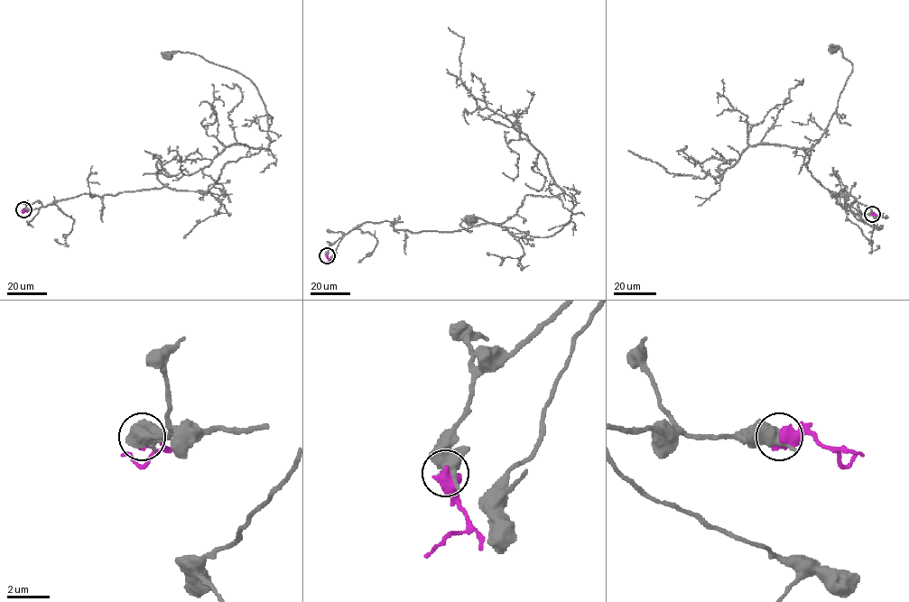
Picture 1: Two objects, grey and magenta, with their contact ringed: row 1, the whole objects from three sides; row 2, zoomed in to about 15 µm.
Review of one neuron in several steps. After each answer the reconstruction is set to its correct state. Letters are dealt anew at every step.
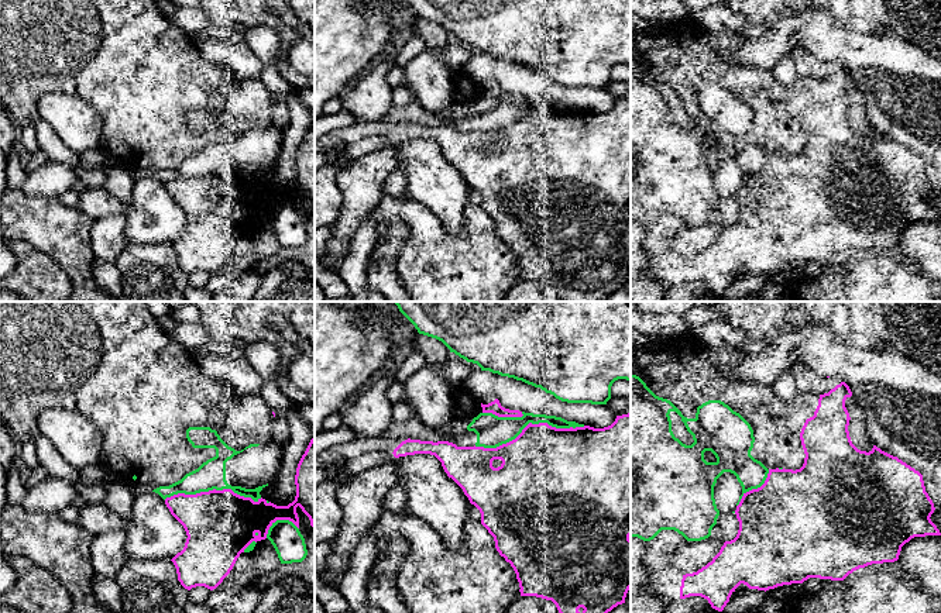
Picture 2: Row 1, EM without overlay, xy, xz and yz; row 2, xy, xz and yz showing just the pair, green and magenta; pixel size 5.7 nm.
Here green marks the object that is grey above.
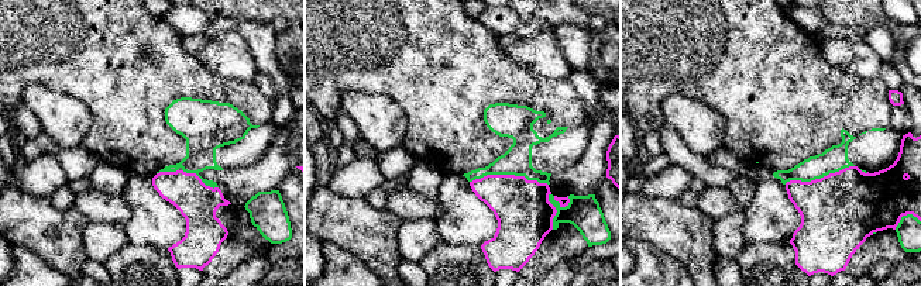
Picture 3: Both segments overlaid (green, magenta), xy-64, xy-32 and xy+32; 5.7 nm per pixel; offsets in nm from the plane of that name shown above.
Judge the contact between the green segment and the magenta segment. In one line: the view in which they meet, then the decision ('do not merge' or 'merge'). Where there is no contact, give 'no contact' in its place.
meets green in xz; do not merge

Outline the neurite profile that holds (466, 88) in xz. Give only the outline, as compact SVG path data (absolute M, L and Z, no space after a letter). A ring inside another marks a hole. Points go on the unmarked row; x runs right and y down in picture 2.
M457 78L453 82L454 87L454 103L451 107L453 113L467 114L467 110L482 97L481 86L471 78Z

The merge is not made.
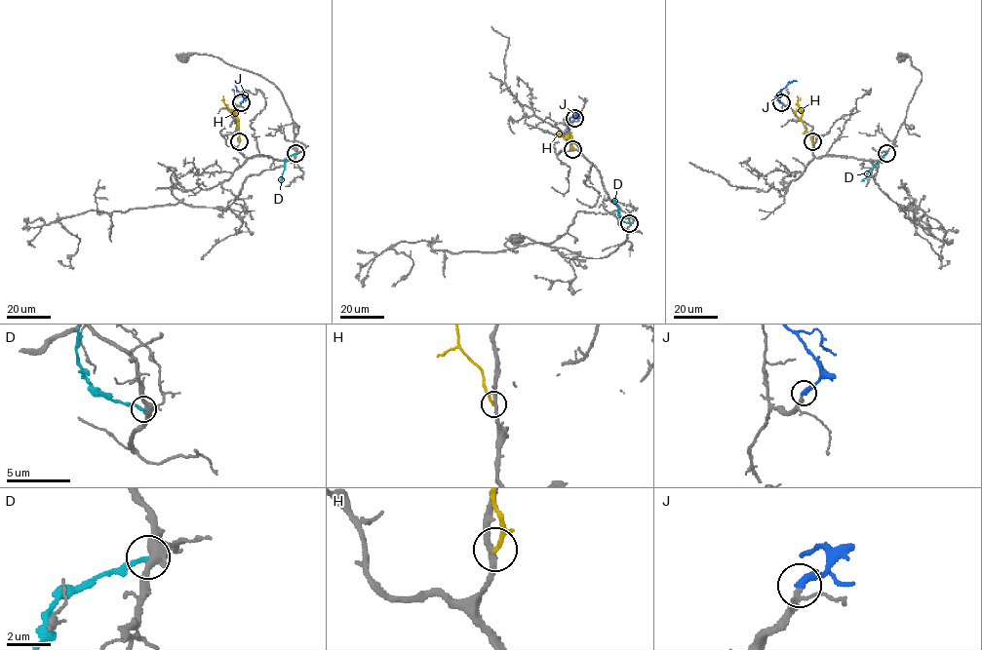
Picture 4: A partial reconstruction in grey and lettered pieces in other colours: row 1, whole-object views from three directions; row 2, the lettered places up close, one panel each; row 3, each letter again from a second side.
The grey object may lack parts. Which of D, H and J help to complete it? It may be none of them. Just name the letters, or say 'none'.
J

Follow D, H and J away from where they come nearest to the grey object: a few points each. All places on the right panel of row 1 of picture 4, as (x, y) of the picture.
D: (886, 153), (860, 180)
H: (812, 141), (800, 117), (797, 95)
J: (781, 102), (777, 95), (788, 84), (797, 81)

